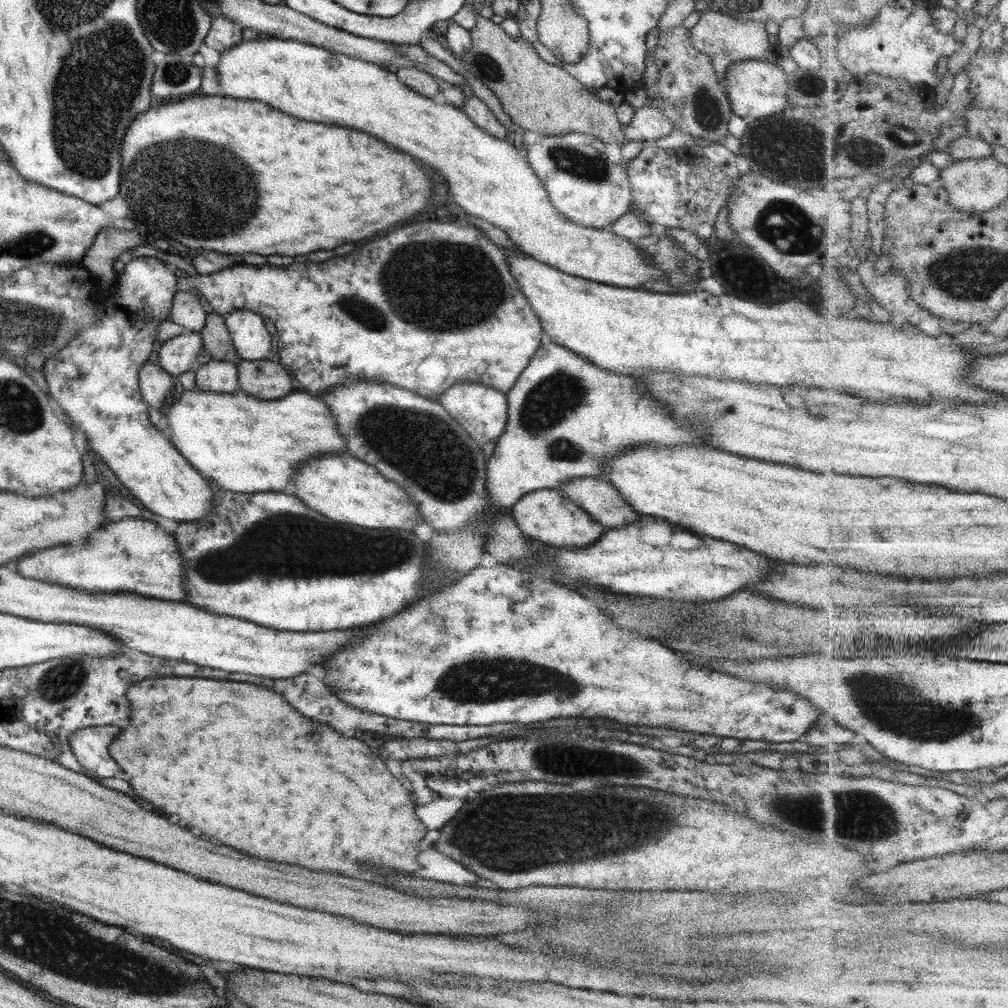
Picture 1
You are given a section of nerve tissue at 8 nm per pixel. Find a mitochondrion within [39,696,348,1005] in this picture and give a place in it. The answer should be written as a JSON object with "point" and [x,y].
{"point":[135,969]}

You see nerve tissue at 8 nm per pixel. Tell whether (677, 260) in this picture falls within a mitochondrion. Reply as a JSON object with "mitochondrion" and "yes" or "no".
{"mitochondrion":"yes"}

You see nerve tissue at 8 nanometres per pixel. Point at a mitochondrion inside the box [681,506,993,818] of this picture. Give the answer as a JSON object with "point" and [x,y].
{"point":[890,704]}

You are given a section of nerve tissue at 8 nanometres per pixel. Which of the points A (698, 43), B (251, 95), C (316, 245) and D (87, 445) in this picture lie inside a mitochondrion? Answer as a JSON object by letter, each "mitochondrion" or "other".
{"A":"other","B":"other","C":"other","D":"other"}

